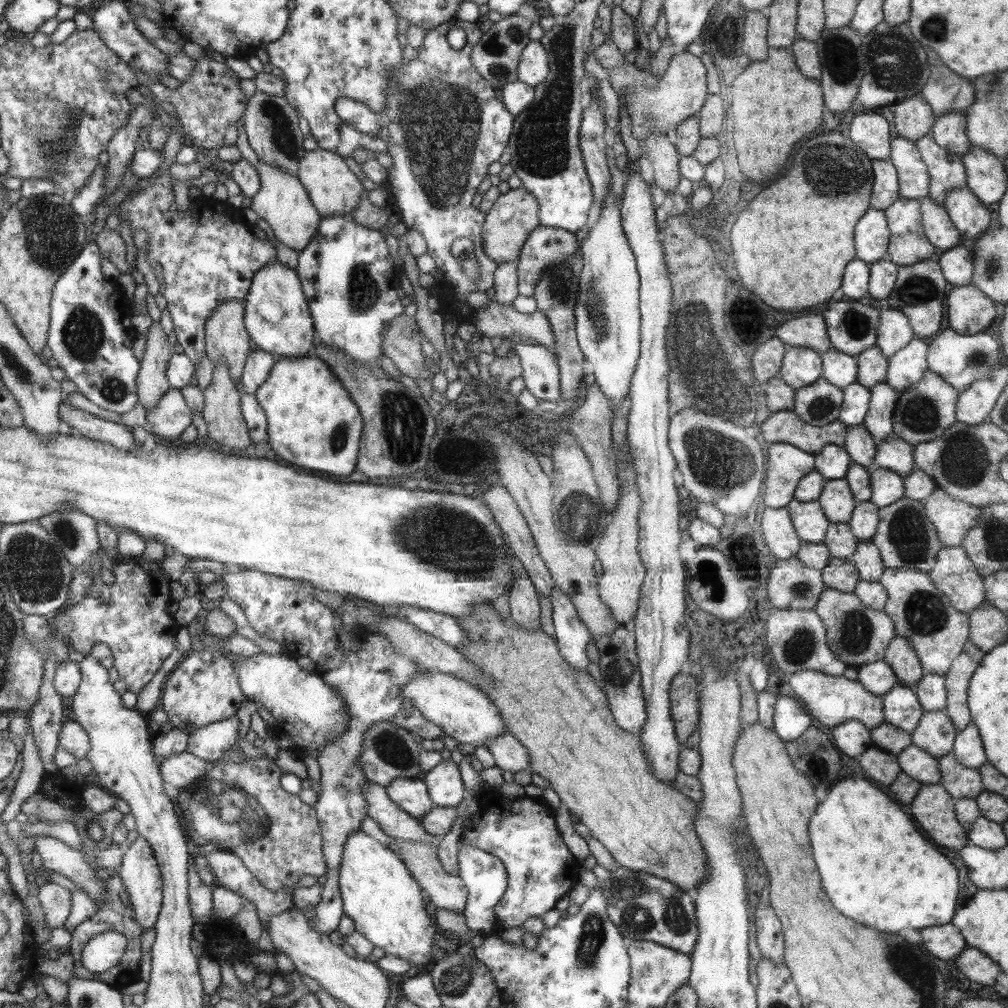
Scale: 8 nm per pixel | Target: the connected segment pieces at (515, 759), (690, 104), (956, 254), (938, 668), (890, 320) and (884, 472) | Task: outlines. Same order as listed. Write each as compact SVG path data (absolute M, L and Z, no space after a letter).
M508 732L485 740L483 744L495 758L500 770L515 772L529 769L529 754L524 745Z
M601 4L598 17L602 19L601 30L607 34L607 39L594 50L594 61L600 69L609 75L608 80L612 88L620 95L625 94L628 110L632 120L633 136L638 140L647 137L648 133L666 133L671 124L682 123L692 114L700 112L705 106L708 94L709 80L706 80L706 68L702 66L700 57L690 54L687 50L680 50L671 58L664 77L658 78L652 72L645 72L636 67L633 61L625 60L619 48L609 38L611 28L612 6Z
M963 246L944 251L938 261L943 265L944 276L954 287L969 286L972 280L972 272L975 272L975 262L972 262L972 252Z
M886 568L880 582L890 594L884 611L892 619L896 634L911 641L926 672L945 675L951 670L954 660L963 652L967 641L970 640L970 616L960 612L951 604L951 600L931 580L929 573L912 568Z
M886 307L875 346L882 349L884 356L888 358L894 356L896 352L907 347L914 338L910 325L908 317L903 312Z
M873 467L870 471L871 501L879 508L890 506L906 496L906 481L899 473L886 468Z

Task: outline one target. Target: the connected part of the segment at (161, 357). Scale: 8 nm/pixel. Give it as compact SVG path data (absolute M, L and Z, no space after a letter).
M153 322L148 329L147 347L137 379L138 400L146 411L155 407L156 403L172 389L167 377L170 356L172 346L168 344L168 336L160 323Z

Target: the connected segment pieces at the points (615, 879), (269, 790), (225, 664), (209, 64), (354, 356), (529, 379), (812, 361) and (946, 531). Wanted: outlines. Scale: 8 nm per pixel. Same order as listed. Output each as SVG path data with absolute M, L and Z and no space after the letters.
M622 866L616 871L612 871L609 880L604 881L602 885L600 885L596 875L587 868L581 872L579 879L582 886L587 884L589 888L602 888L602 894L607 898L611 921L618 926L620 933L624 934L624 937L627 937L630 942L650 941L666 945L668 948L686 954L686 956L691 956L691 952L698 942L698 923L696 923L696 905L694 905L694 900L698 894L696 888L681 889L673 882L659 876L647 872L636 872Z
M264 753L261 757L239 763L216 761L204 776L192 787L176 790L177 802L186 802L191 812L190 826L198 834L214 843L219 849L227 850L240 858L241 863L272 892L282 888L295 888L301 876L322 876L326 874L326 863L322 854L322 837L318 824L318 813L313 806L302 802L298 795L290 794L280 788L282 772L272 759Z
M204 648L200 652L190 652L188 656L184 656L176 668L172 670L163 686L162 708L166 711L169 721L180 730L190 734L197 728L218 723L236 715L242 704L242 698L244 698L243 690L240 690L241 684L238 684L237 669L234 668L234 664L228 658L224 658L224 655L218 651L212 651L210 648Z
M207 54L194 60L194 70L171 92L177 104L177 115L181 122L180 130L188 143L203 151L224 145L224 134L230 124L238 122L246 113L246 96L238 86L238 76L224 63Z
M352 213L323 218L320 228L304 250L299 251L298 268L303 291L310 304L316 327L316 338L324 344L344 351L349 359L363 367L378 365L383 354L383 332L390 320L405 312L394 290L394 262L388 256L386 240L380 232L372 232L354 222Z
M517 341L514 346L527 388L538 400L558 402L560 376L557 358L545 346Z
M788 347L778 376L792 388L800 389L816 383L822 374L823 359L819 352L806 347Z
M936 489L925 501L928 504L928 516L940 532L944 547L961 546L969 531L975 527L981 509L961 500L956 500L941 489Z

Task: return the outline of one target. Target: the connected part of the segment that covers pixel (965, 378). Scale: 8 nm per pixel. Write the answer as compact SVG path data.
M946 327L944 332L931 338L929 344L930 351L927 355L927 360L930 370L938 376L942 376L959 393L964 392L977 380L993 376L995 368L1001 364L1004 357L998 340L988 333L968 336L954 332L954 330Z

